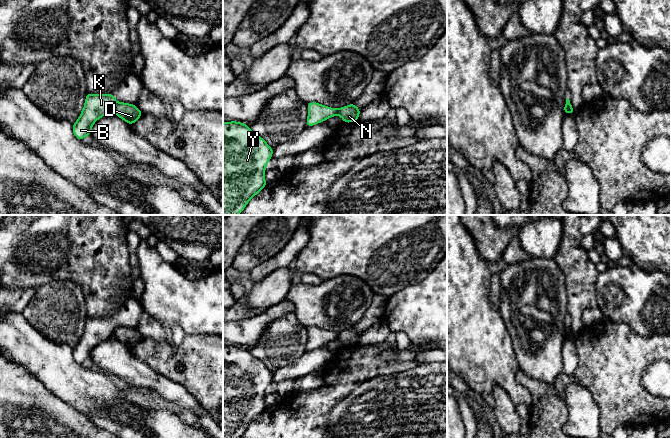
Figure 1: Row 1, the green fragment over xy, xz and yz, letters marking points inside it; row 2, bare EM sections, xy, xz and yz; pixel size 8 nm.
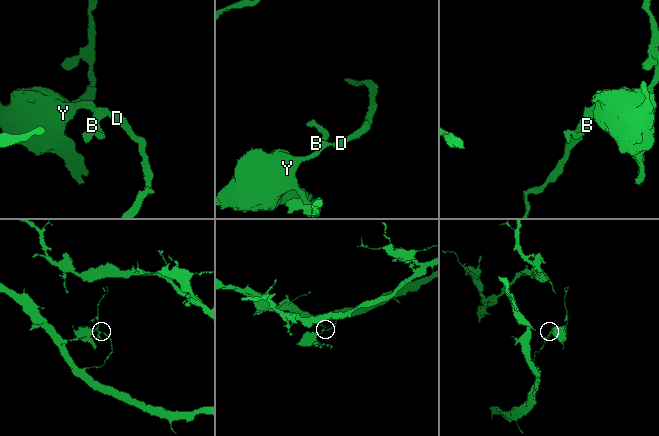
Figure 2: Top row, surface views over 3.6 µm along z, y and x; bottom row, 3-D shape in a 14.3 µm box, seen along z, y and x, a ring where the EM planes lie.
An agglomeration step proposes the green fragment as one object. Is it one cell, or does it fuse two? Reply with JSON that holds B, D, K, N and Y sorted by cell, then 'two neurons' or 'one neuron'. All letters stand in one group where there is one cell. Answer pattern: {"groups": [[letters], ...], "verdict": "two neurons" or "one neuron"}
{"groups": [["B", "K", "Y"], ["D", "N"]], "verdict": "two neurons"}

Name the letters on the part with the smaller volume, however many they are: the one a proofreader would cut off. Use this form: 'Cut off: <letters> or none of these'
Cut off: B, K, Y

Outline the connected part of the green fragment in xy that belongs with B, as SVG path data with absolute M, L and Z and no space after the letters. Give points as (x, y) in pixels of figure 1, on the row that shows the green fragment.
M87 93L84 108L77 121L72 125L74 136L82 140L91 135L94 123L109 112L112 112L116 103L113 94Z

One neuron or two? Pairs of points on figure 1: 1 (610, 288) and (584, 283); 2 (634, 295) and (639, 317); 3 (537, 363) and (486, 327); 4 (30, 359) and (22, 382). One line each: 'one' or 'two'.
1: two
2: one
3: two
4: two

